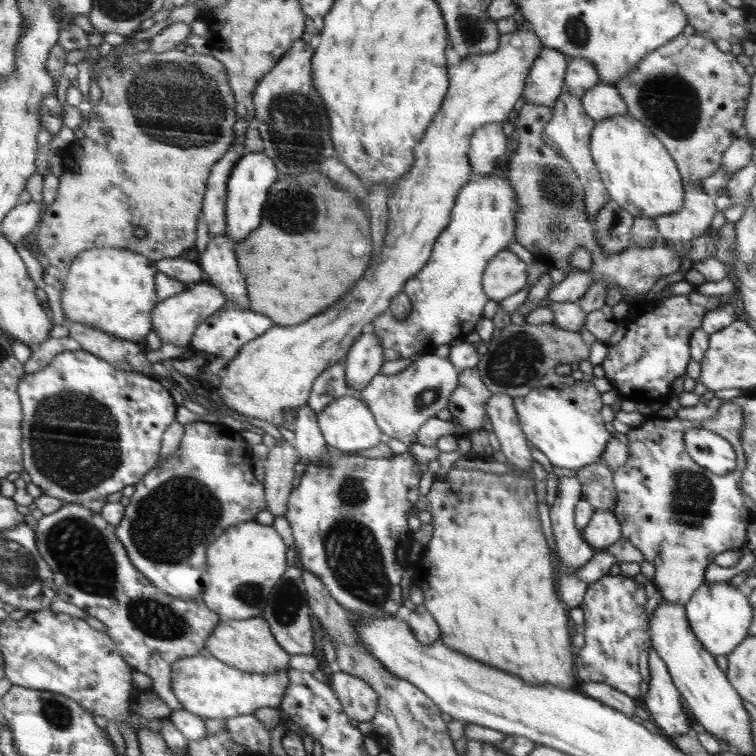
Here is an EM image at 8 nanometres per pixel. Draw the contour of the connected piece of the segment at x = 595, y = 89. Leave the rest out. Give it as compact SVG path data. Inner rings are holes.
M600 82L589 88L581 97L585 112L596 123L614 116L628 114L627 105L622 100L621 94L616 87L608 82Z

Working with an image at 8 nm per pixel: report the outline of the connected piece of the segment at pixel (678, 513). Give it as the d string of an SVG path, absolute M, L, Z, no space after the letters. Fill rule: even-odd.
M729 400L719 402L719 407L717 409L716 416L714 418L709 418L709 420L684 420L678 418L666 419L658 416L653 418L647 418L646 421L639 426L630 428L626 433L626 438L628 438L628 458L626 459L625 465L619 466L616 470L613 471L613 481L615 487L617 488L617 503L615 504L613 511L617 515L617 519L621 523L621 532L622 537L624 537L628 542L634 545L640 552L643 552L645 555L645 561L653 564L655 566L655 575L652 577L655 585L659 588L662 597L670 603L676 603L680 605L686 605L693 597L694 592L697 592L697 589L702 587L702 584L705 583L705 570L709 564L713 563L715 556L718 556L721 552L727 551L728 546L742 546L746 542L746 526L750 522L750 512L748 508L744 506L744 500L742 500L742 494L740 494L740 476L743 476L744 467L746 464L745 461L745 452L743 451L741 445L741 428L743 427L743 407L740 405L740 401ZM693 427L701 427L706 430L711 430L716 434L725 438L735 450L735 455L737 458L736 468L727 472L723 475L715 475L714 472L701 467L699 464L696 464L684 448L682 448L682 430L688 430Z

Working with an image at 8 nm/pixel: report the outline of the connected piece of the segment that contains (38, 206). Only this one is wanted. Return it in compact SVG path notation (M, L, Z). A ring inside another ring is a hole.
M34 202L20 203L2 224L2 231L10 243L22 244L40 224L46 211L46 204Z

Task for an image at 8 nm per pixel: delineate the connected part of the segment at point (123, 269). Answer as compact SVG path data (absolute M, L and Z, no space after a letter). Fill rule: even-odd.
M96 248L87 251L64 275L61 306L73 323L101 328L128 340L142 341L153 330L153 312L162 302L158 296L158 263L150 257L124 248Z

